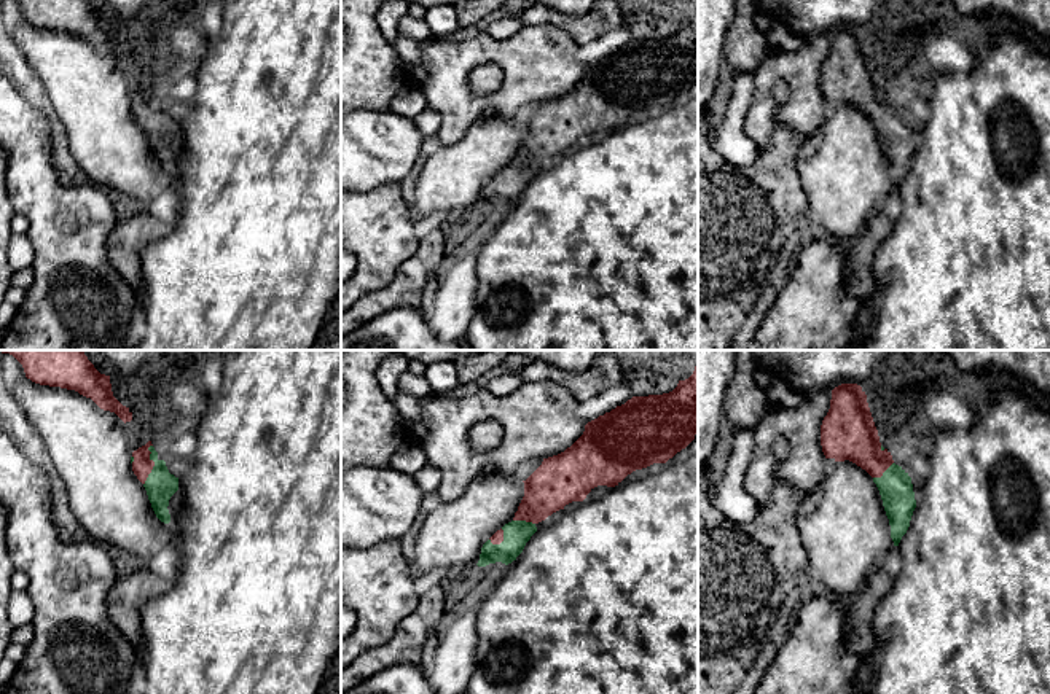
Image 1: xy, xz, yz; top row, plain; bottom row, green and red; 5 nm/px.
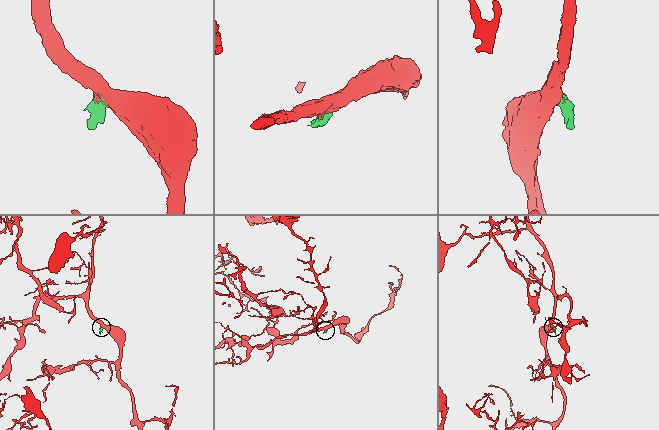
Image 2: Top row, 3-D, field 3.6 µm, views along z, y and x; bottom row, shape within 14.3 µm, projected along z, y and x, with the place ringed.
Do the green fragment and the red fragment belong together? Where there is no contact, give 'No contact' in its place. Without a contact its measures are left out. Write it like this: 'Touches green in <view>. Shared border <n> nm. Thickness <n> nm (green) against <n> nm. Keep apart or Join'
Touches green in xy. Shared border 220 nm. Thickness 150 nm (green) against 100 nm. Join

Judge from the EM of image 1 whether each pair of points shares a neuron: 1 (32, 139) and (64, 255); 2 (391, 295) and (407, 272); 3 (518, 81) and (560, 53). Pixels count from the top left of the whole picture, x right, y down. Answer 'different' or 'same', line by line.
1: same
2: same
3: same

